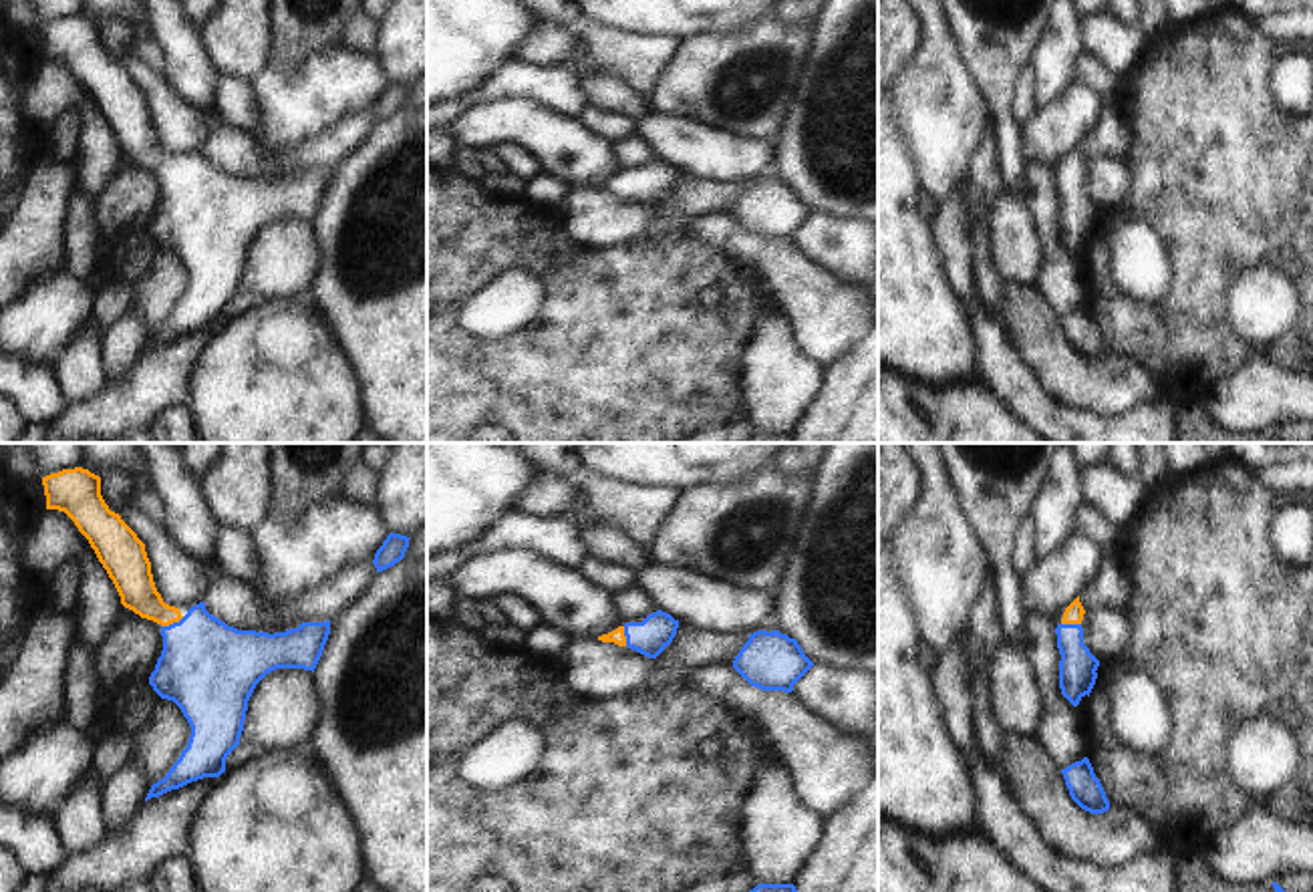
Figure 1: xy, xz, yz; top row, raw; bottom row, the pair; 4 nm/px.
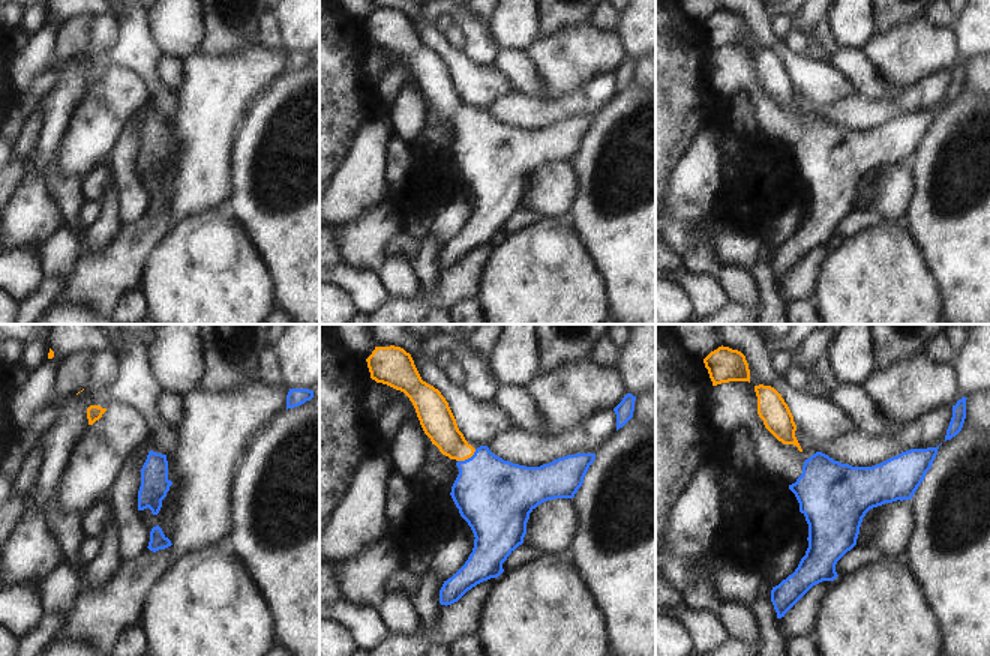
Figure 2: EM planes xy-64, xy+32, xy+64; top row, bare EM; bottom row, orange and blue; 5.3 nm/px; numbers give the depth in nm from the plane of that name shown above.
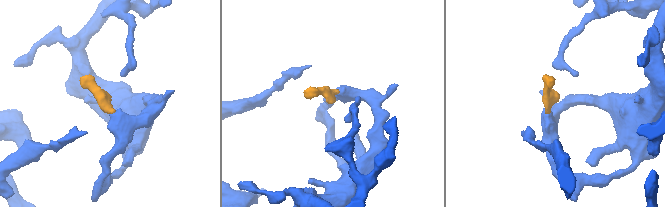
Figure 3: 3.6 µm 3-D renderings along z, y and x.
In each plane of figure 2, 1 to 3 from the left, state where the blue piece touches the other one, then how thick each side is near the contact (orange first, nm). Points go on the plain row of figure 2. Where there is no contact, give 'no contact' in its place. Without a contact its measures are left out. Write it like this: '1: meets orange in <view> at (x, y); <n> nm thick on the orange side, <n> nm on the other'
1: no contact
2: meets orange in xy+32 at (467, 122); 180 nm thick on the orange side, 400 nm on the other
3: no contact

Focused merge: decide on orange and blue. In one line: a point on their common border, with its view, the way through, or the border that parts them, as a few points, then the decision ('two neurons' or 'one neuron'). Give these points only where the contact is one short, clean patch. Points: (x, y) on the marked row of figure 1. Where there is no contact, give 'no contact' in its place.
meets orange in xy at (172, 623); runs through xy (131, 574), (135, 586), (172, 623), (208, 669); one neuron

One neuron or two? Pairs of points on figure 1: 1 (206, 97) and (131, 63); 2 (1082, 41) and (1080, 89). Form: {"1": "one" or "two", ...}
{"1": "two", "2": "two"}

